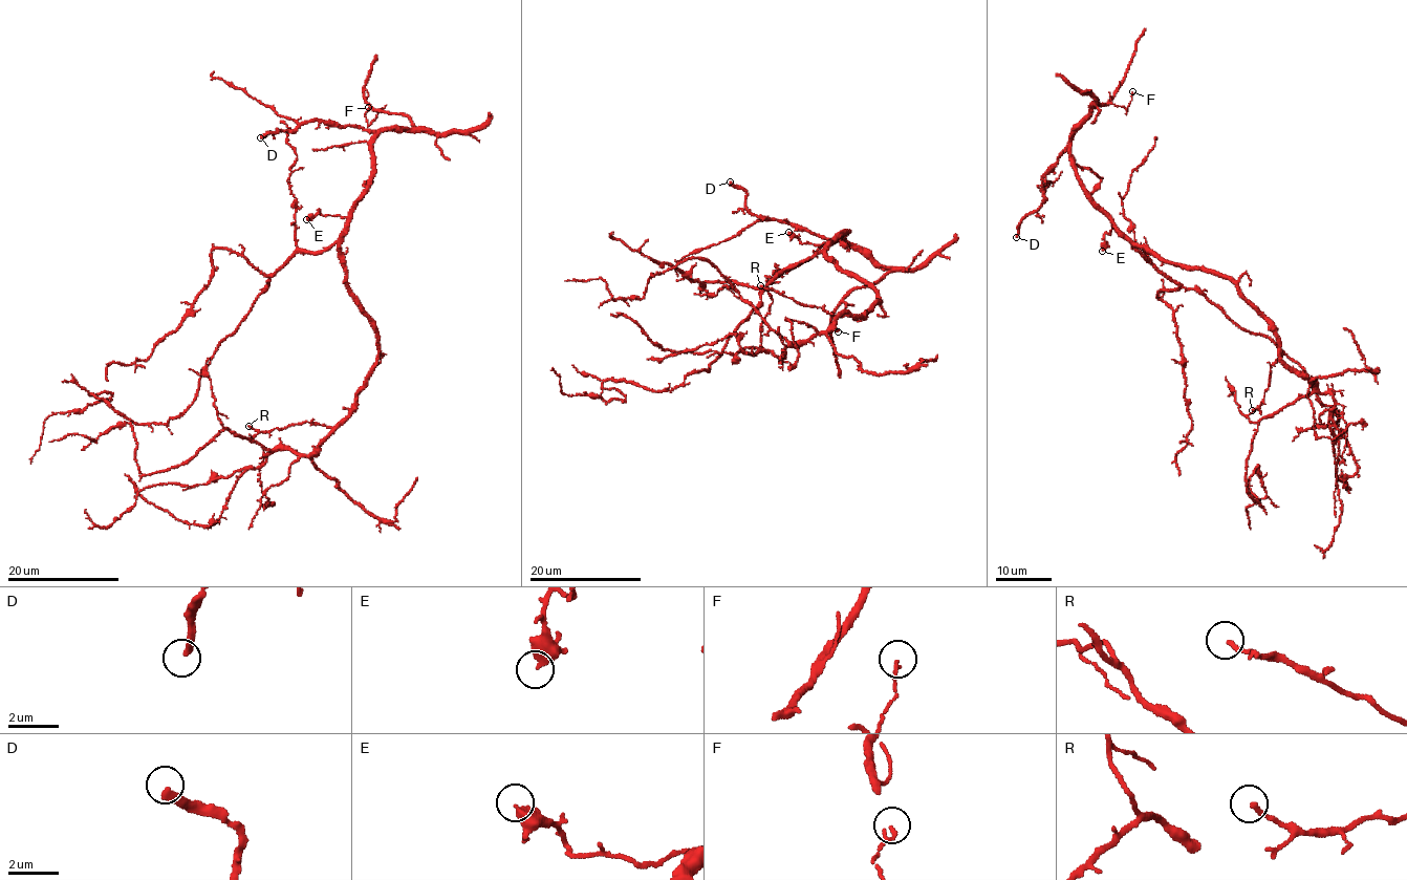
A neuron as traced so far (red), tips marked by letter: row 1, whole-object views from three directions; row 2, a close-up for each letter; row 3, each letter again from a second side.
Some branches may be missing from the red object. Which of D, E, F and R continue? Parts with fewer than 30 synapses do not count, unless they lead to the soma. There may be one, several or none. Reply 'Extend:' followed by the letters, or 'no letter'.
Extend: D

